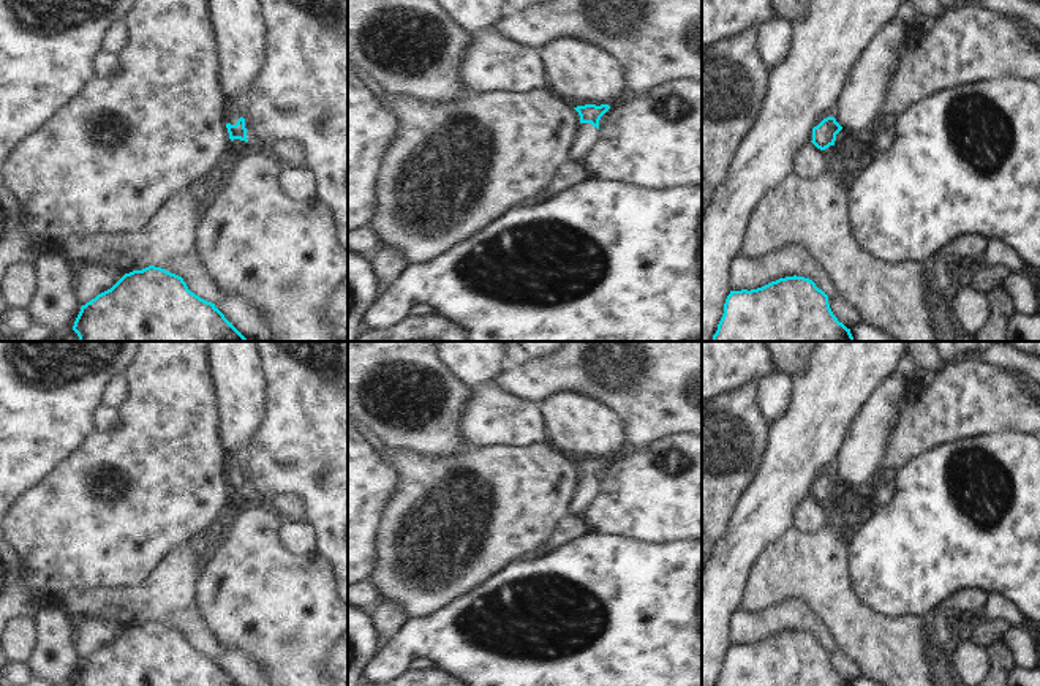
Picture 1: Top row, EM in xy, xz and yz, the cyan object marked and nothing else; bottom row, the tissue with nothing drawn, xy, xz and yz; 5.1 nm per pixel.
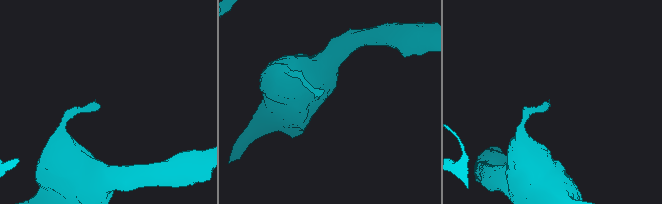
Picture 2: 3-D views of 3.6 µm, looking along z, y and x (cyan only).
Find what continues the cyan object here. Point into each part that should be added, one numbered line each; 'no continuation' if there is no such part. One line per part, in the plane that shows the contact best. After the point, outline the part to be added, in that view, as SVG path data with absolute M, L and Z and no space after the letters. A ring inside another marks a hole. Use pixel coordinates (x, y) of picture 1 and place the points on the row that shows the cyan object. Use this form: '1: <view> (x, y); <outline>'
1: xz (587, 133); M580 123L571 145L569 161L582 163L599 136L599 130L591 123Z

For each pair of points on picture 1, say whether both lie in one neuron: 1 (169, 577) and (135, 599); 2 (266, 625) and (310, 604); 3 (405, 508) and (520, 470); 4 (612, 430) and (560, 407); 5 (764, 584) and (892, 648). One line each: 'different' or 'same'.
1: same
2: same
3: same
4: same
5: same

